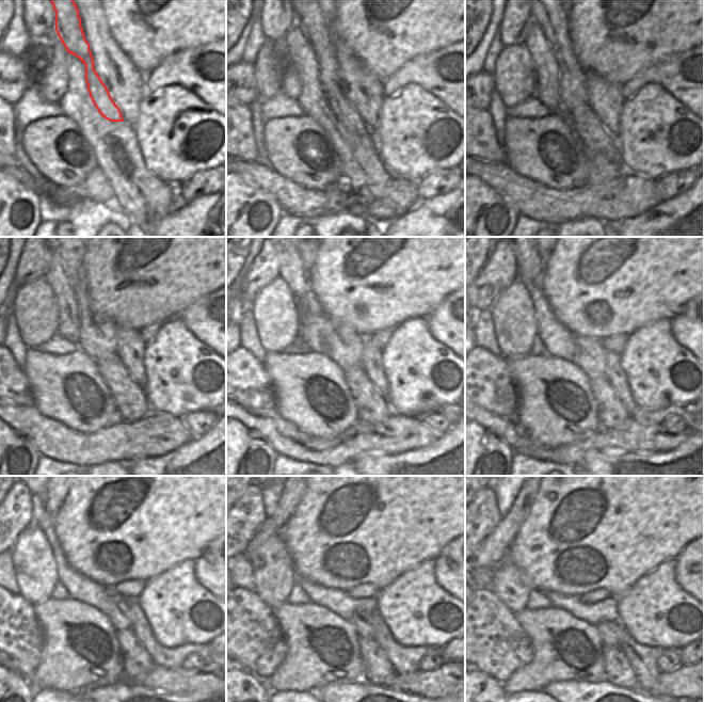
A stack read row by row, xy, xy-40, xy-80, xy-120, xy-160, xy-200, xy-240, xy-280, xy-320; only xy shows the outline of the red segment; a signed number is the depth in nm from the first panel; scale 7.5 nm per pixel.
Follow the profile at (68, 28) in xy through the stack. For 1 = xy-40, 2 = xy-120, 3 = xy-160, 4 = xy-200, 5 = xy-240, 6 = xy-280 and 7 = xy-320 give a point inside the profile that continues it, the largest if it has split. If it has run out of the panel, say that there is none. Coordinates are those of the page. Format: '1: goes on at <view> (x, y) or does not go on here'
1: goes on at xy-40 (352, 128)
2: goes on at xy-120 (130, 400)
3: goes on at xy-160 (372, 408)
4: goes on at xy-200 (611, 413)
5: goes on at xy-240 (137, 661)
6: goes on at xy-280 (378, 669)
7: goes on at xy-320 (619, 671)

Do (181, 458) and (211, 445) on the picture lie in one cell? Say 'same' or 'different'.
same

